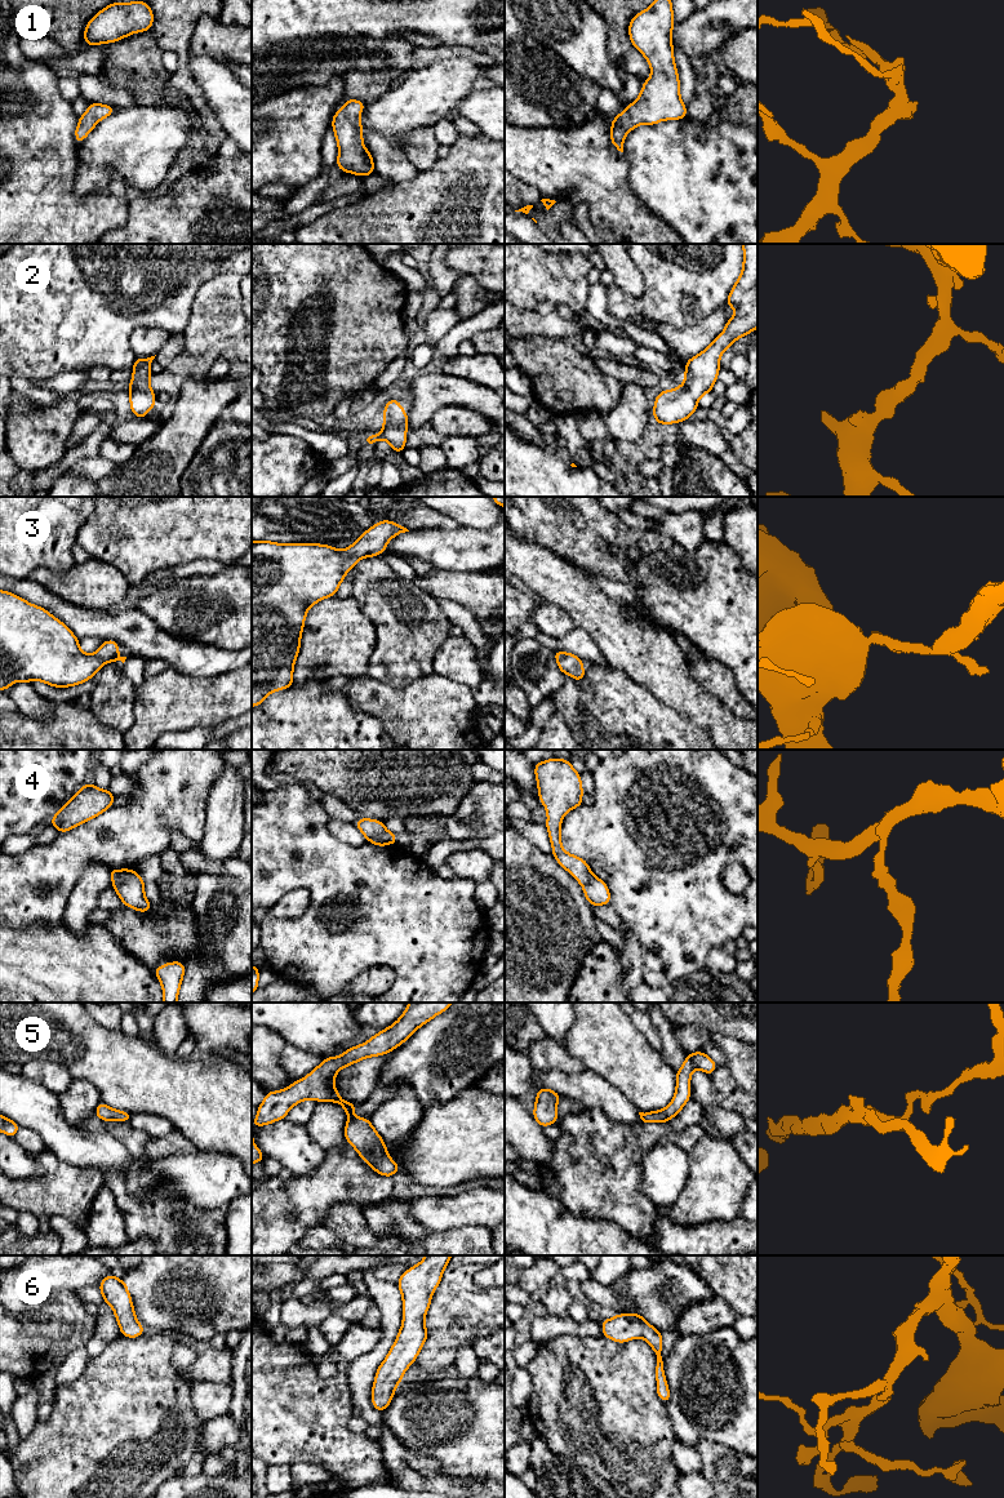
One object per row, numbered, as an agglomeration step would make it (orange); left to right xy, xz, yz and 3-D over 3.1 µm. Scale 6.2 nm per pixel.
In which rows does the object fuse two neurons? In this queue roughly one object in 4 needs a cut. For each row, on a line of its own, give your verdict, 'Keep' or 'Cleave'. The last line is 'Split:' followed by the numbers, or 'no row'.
1: Keep
2: Keep
3: Keep
4: Cleave
5: Keep
6: Keep
Split: 4

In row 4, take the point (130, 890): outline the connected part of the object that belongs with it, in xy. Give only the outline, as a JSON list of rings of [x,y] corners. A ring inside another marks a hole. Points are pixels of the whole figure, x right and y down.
[[[133,871],[126,877],[114,885],[115,892],[123,901],[123,904],[137,910],[138,912],[147,912],[151,910],[151,903],[145,895],[145,880]]]

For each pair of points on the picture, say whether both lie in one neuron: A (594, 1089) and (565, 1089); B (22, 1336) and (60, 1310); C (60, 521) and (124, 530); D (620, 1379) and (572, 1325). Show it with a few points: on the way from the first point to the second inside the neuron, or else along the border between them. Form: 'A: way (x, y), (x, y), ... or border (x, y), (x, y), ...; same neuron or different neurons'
A: way (587, 1089), (572, 1089); same neuron
B: way (32, 1336), (38, 1336), (53, 1320); same neuron
C: border (93, 510), (75, 541); different neurons
D: border (602, 1336), (559, 1334), (551, 1341); different neurons

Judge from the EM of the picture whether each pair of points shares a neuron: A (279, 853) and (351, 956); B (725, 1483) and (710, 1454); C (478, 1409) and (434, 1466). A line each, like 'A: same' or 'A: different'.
A: same
B: same
C: different

